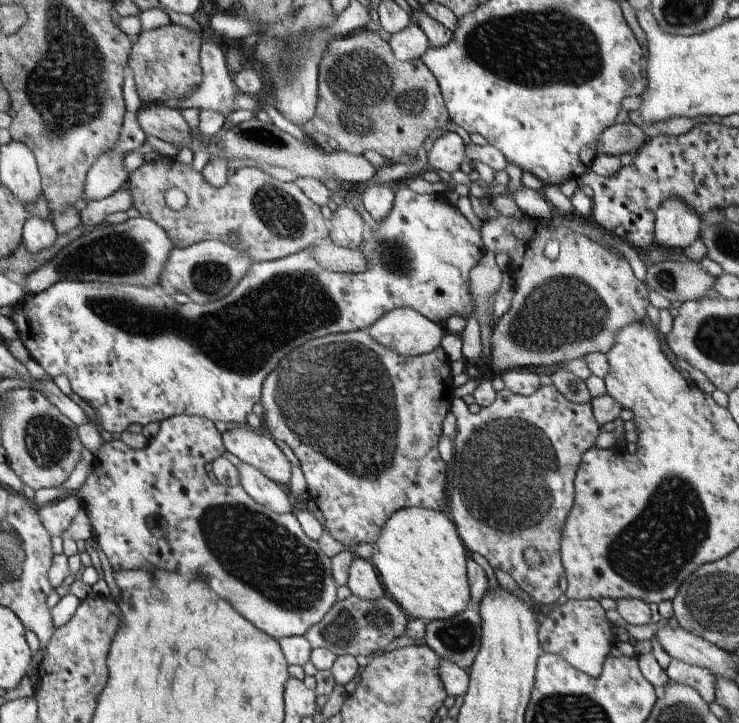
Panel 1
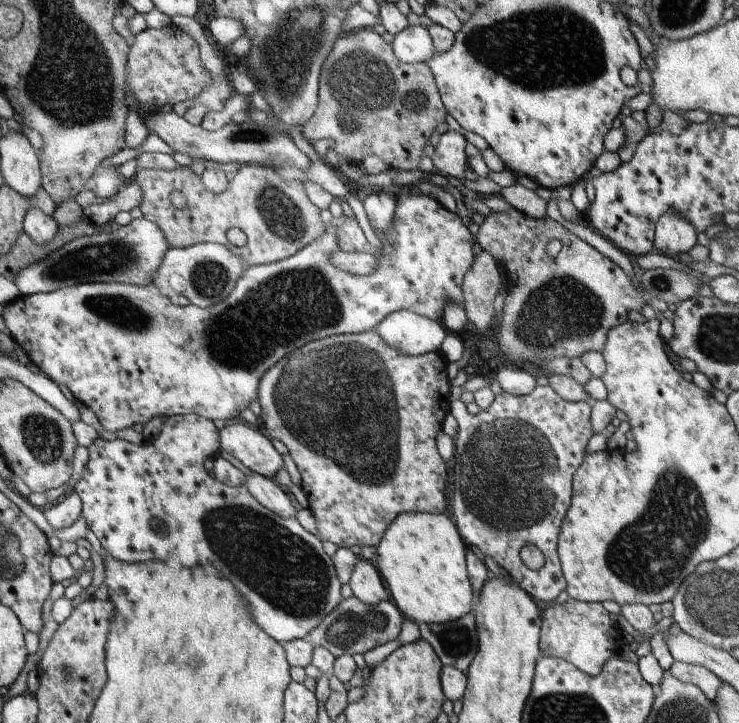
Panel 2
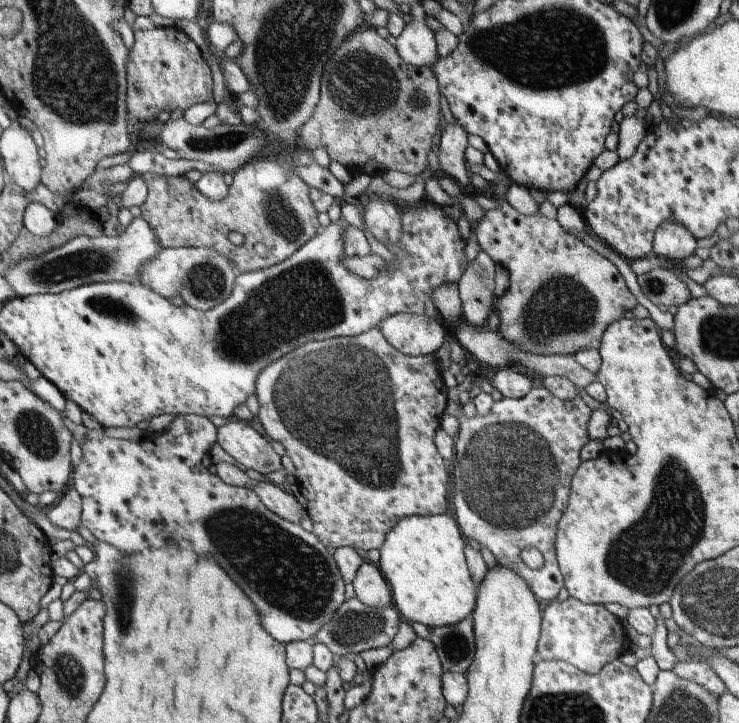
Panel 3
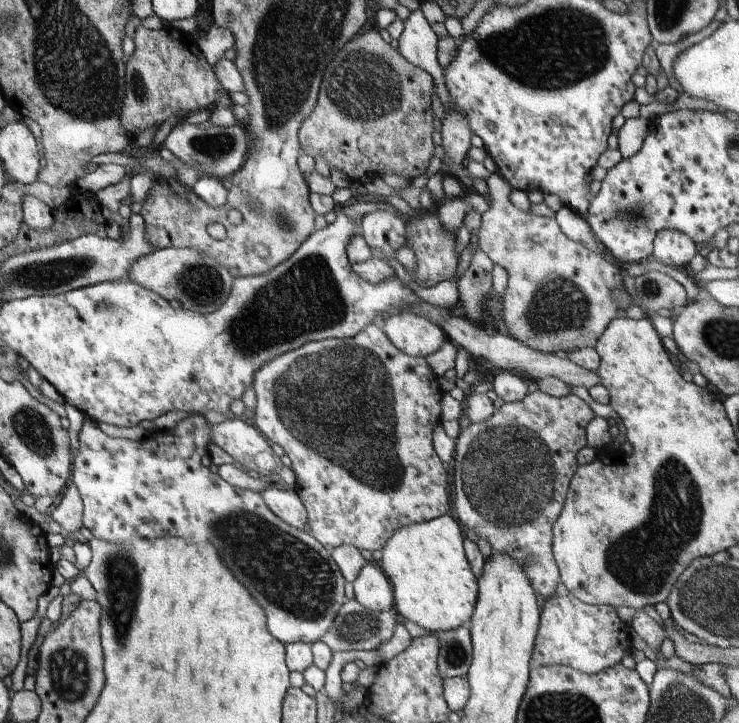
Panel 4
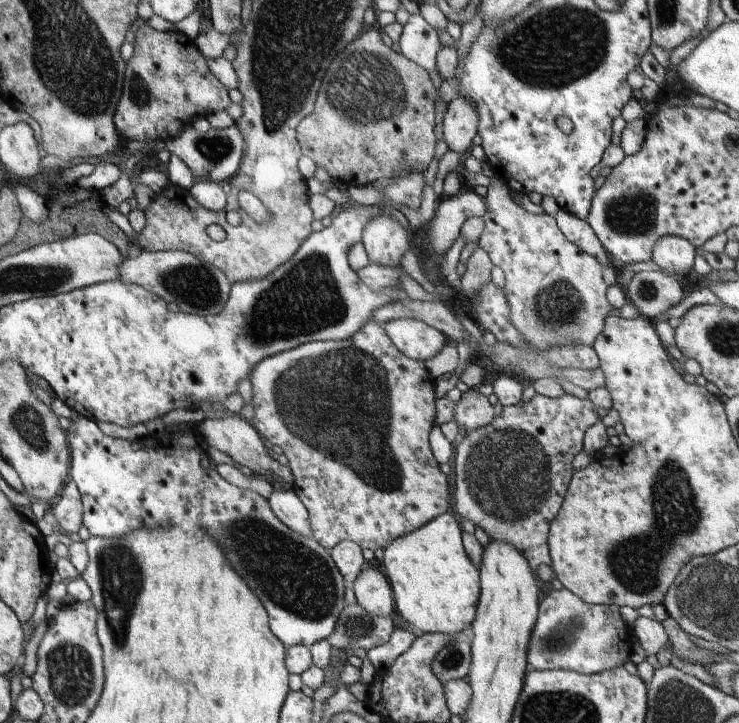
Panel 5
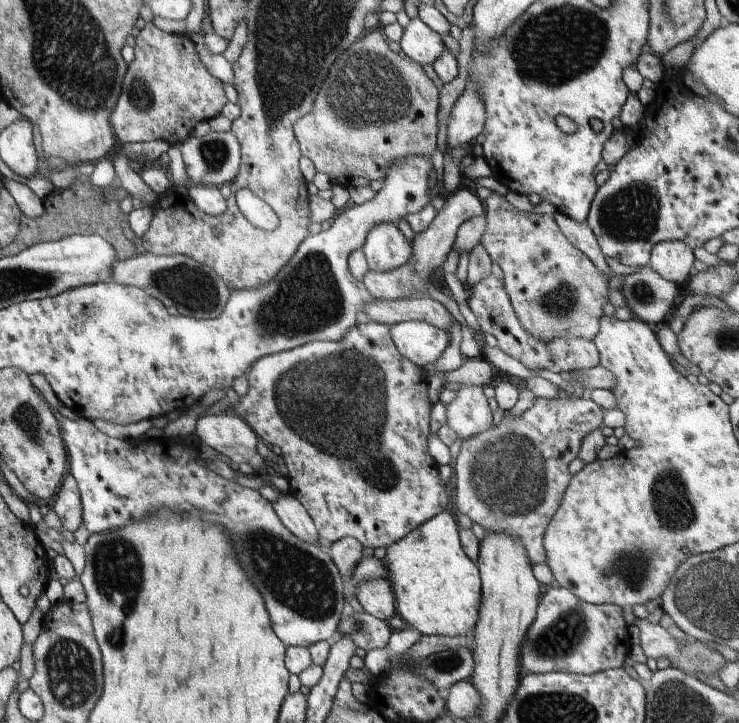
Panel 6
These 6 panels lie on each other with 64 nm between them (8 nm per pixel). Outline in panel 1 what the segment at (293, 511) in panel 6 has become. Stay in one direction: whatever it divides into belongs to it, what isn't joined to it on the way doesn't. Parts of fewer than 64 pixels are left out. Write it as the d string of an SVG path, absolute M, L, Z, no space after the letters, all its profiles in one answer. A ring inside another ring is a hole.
M241 462L237 466L237 474L239 474L239 486L243 486L243 490L259 504L271 508L277 514L289 514L289 498L287 492L275 484L273 480L269 480L267 476L263 476L257 468L253 468L247 462Z

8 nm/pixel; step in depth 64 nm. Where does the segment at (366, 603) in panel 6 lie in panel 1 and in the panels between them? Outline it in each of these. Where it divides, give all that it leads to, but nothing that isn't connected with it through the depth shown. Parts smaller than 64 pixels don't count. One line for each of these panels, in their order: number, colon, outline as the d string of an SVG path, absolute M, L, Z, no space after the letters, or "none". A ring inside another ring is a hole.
1: M353 558L353 562L349 564L347 570L349 578L347 578L347 588L351 592L351 596L359 596L361 600L379 600L381 596L385 596L385 590L379 582L379 576L373 568L373 564L369 560L361 560L361 558Z
2: M359 560L355 564L351 578L349 578L349 588L353 592L353 598L361 600L367 606L375 606L379 602L389 600L389 594L387 594L381 574L367 560Z
3: M363 562L357 568L351 586L353 586L355 598L369 608L387 608L393 604L391 588L389 588L387 580L383 578L381 570L373 564Z
4: M367 564L359 570L355 582L355 600L367 608L369 612L387 612L391 610L393 604L393 588L385 574L381 574L381 568Z
5: M365 566L361 574L353 582L353 592L357 598L357 606L377 616L391 616L395 610L393 590L385 576L381 576L375 568Z

